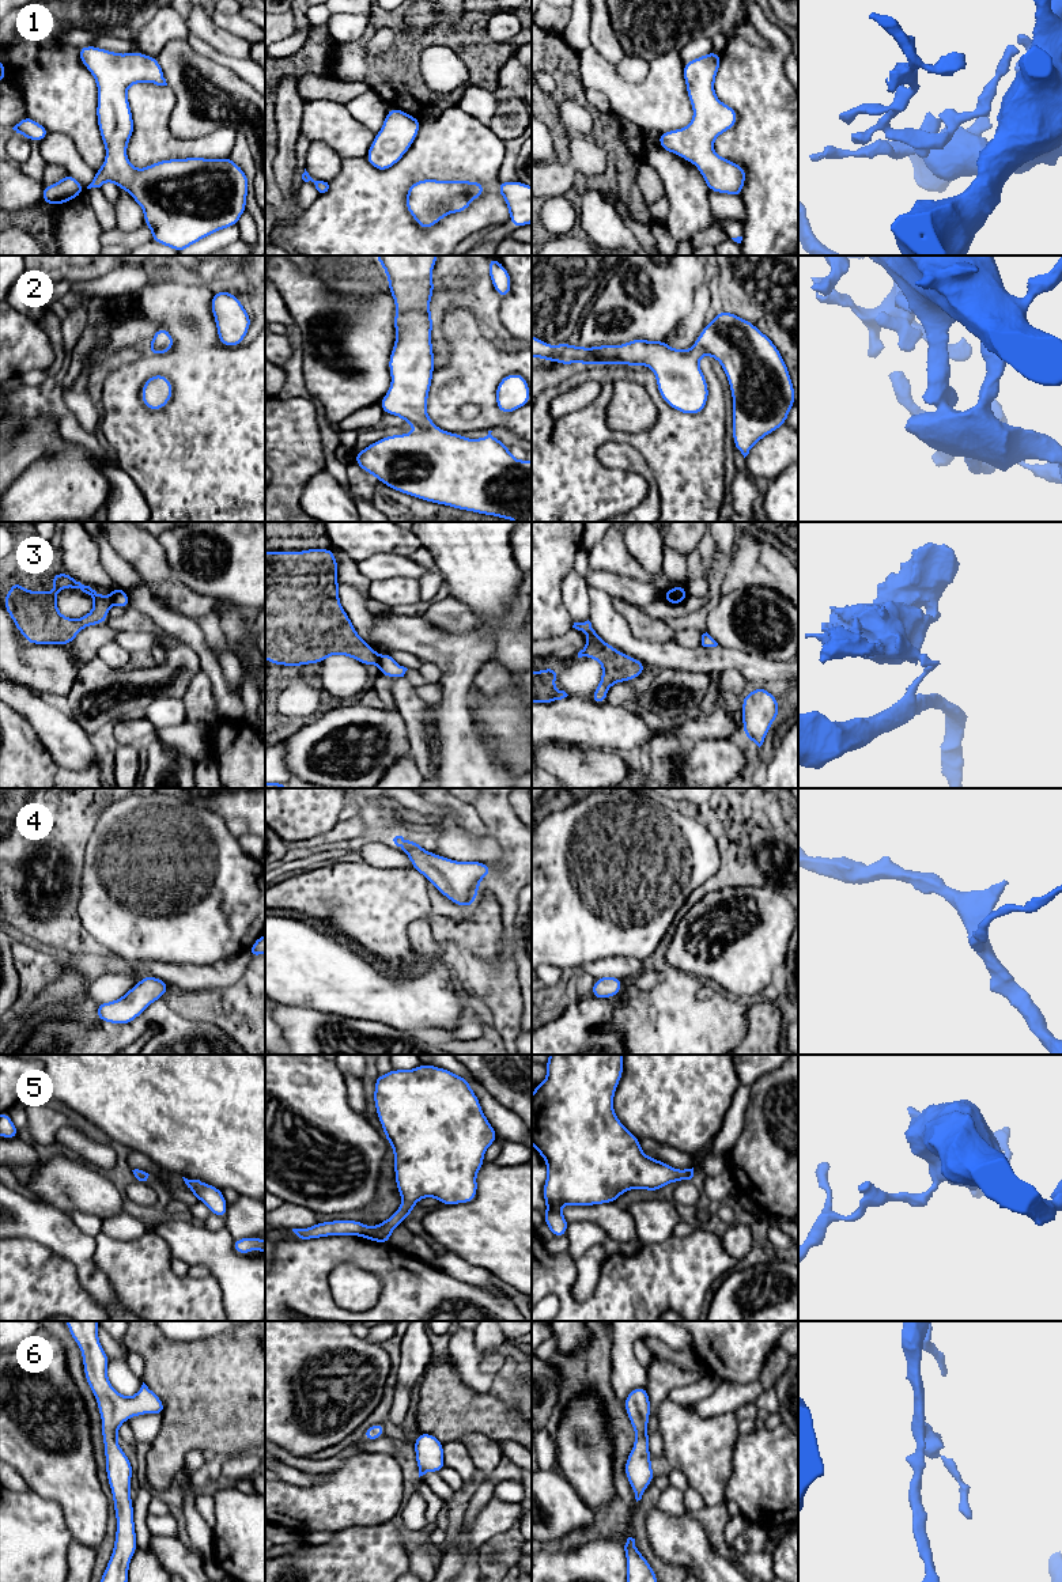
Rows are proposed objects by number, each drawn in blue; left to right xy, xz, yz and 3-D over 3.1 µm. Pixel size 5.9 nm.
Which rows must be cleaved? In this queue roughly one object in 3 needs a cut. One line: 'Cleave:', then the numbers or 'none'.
Cleave: 3

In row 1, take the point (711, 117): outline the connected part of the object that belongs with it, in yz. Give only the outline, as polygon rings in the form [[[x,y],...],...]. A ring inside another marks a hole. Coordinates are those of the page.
[[[711,52],[684,63],[683,75],[687,84],[687,94],[693,109],[693,118],[683,129],[660,133],[658,143],[662,150],[676,154],[680,158],[693,163],[711,192],[733,194],[741,198],[742,186],[747,178],[745,169],[717,155],[713,148],[714,140],[721,133],[732,129],[738,120],[737,111],[722,103],[714,92],[714,83],[719,65],[721,54],[717,52]]]

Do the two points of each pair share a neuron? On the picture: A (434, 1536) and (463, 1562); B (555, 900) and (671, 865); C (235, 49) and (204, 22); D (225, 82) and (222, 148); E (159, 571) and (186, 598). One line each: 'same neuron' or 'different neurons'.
A: different neurons
B: same neuron
C: same neuron
D: different neurons
E: different neurons

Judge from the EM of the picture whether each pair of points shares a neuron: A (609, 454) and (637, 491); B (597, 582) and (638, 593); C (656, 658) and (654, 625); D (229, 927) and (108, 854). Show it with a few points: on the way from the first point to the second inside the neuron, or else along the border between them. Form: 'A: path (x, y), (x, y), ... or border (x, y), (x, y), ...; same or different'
A: border (596, 449), (604, 465), (638, 473), (646, 488); different
B: path (607, 582), (628, 590); same
C: border (627, 628), (635, 638), (647, 642), (672, 640); different
D: path (199, 901), (165, 881), (138, 858); same

